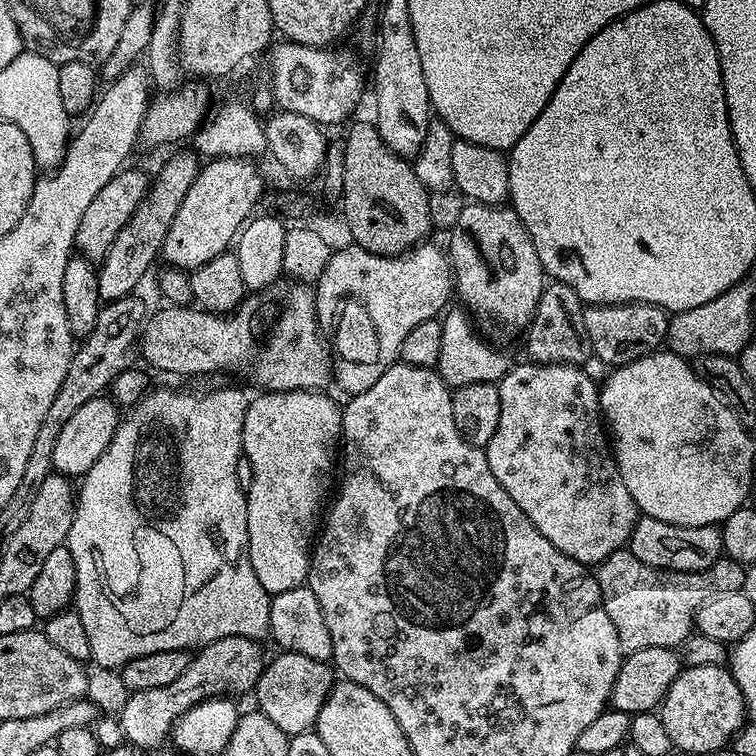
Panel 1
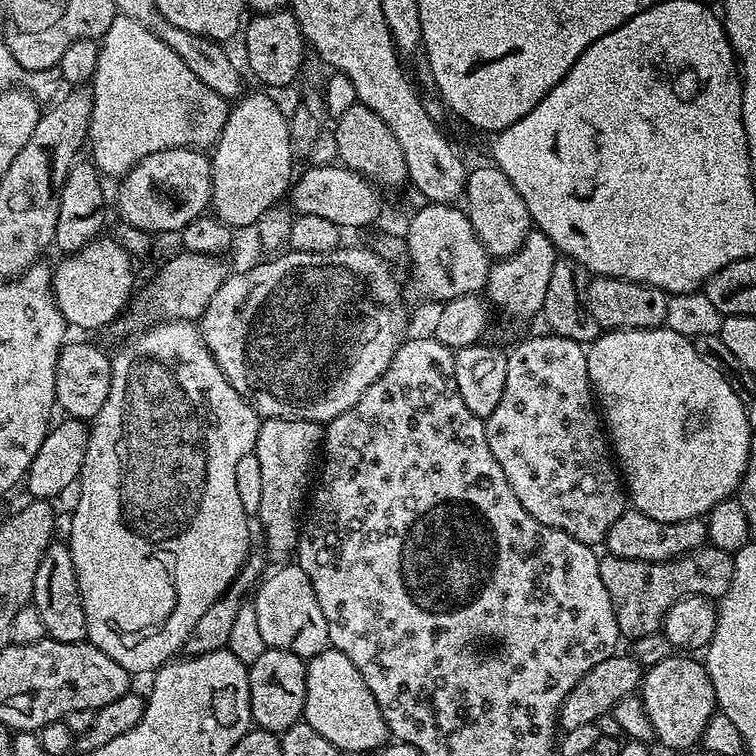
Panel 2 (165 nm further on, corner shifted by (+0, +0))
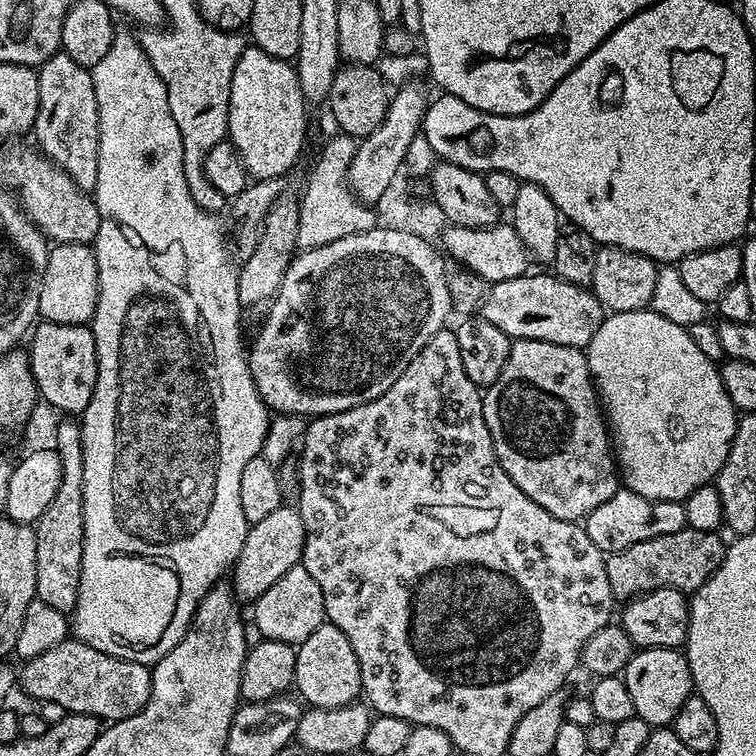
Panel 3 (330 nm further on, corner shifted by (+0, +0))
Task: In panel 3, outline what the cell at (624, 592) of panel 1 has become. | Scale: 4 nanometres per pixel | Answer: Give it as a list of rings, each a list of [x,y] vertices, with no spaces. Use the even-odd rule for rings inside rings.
[[[686,526],[674,534],[650,538],[646,542],[638,542],[621,552],[611,553],[606,559],[606,578],[610,578],[610,590],[613,597],[617,601],[627,602],[634,596],[642,595],[643,592],[659,588],[677,588],[685,594],[697,592],[712,577],[714,570],[720,568],[726,547],[726,540],[723,540],[720,535],[719,531],[707,532]]]

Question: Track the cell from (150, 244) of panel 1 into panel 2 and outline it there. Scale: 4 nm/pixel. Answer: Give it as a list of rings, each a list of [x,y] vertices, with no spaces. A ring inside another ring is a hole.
[[[97,238],[63,259],[60,265],[55,265],[52,289],[65,325],[104,328],[127,304],[129,307],[134,296],[132,283],[136,276],[132,273],[134,257],[123,244],[111,238]]]

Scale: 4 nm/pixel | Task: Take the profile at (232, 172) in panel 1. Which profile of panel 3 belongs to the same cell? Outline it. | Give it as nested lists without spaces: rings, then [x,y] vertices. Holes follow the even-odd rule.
[[[255,46],[245,47],[234,66],[228,103],[228,134],[253,181],[278,180],[296,164],[308,134],[308,111],[295,67]]]

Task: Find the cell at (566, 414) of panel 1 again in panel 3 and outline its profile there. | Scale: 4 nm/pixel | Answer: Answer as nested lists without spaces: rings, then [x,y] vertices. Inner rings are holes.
[[[541,340],[515,341],[502,374],[498,374],[482,399],[486,430],[490,430],[502,470],[506,470],[514,486],[518,486],[526,498],[538,502],[542,510],[554,514],[554,518],[580,522],[594,506],[602,506],[606,498],[618,491],[618,465],[610,447],[610,433],[602,415],[592,371],[588,369],[588,357],[581,349]]]

